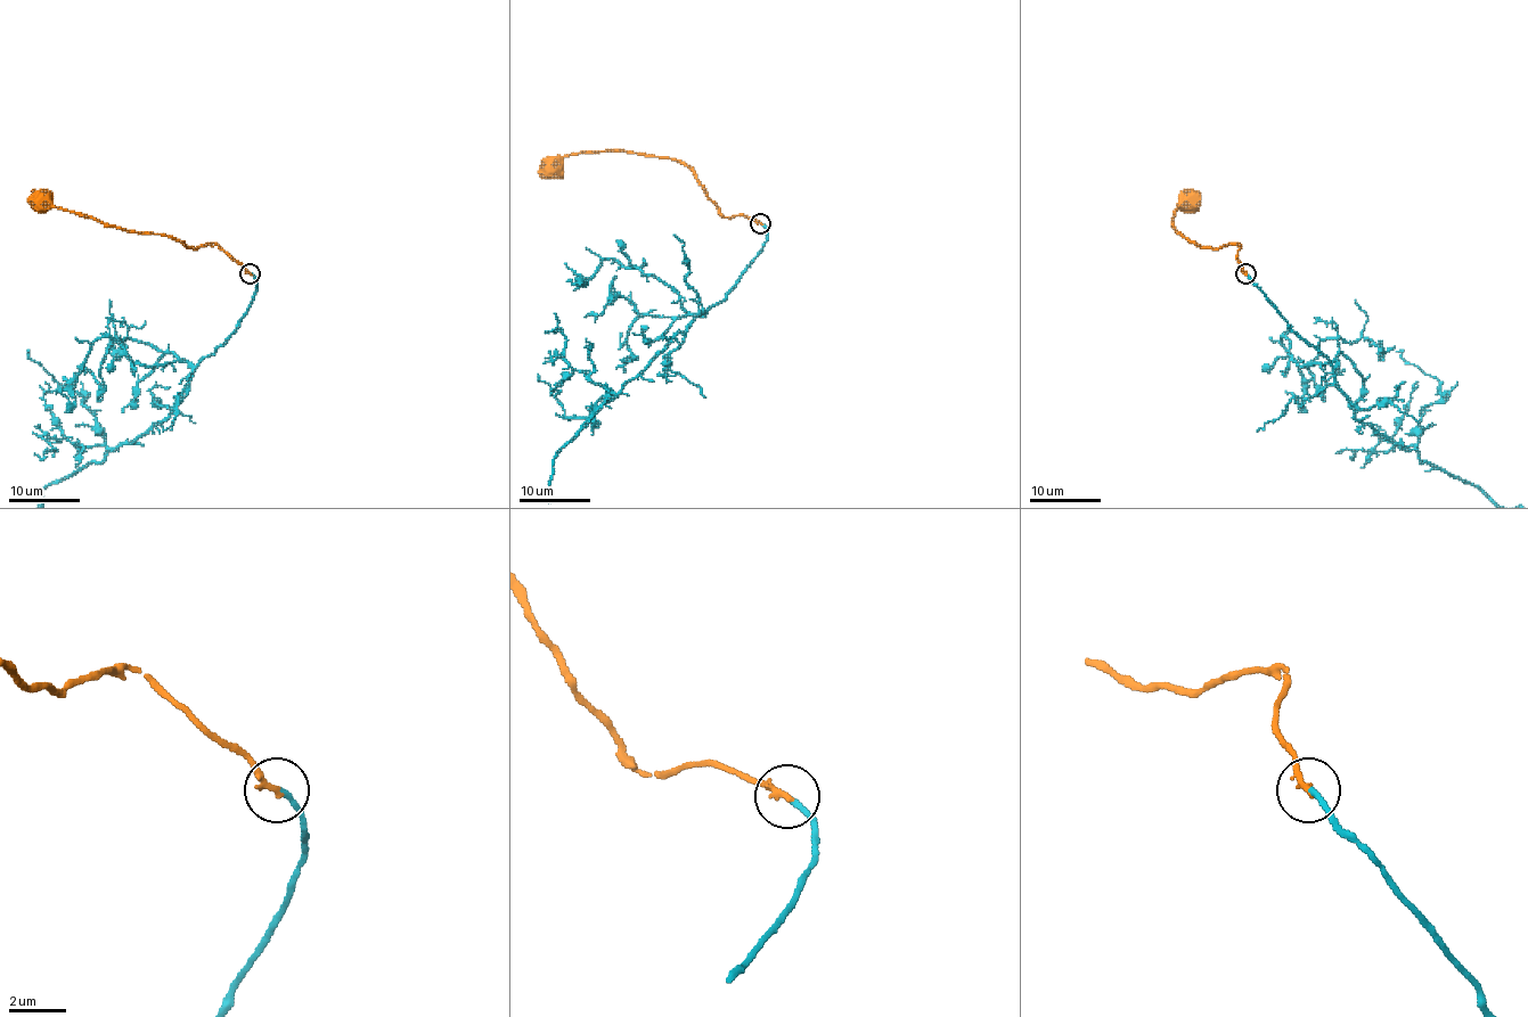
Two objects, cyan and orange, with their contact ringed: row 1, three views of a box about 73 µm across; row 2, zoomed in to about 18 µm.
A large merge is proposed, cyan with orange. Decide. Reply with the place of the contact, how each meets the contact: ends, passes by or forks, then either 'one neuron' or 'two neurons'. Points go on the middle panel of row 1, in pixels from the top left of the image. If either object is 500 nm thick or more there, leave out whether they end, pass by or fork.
place (760, 223); cyan ends; orange ends; one neuron

